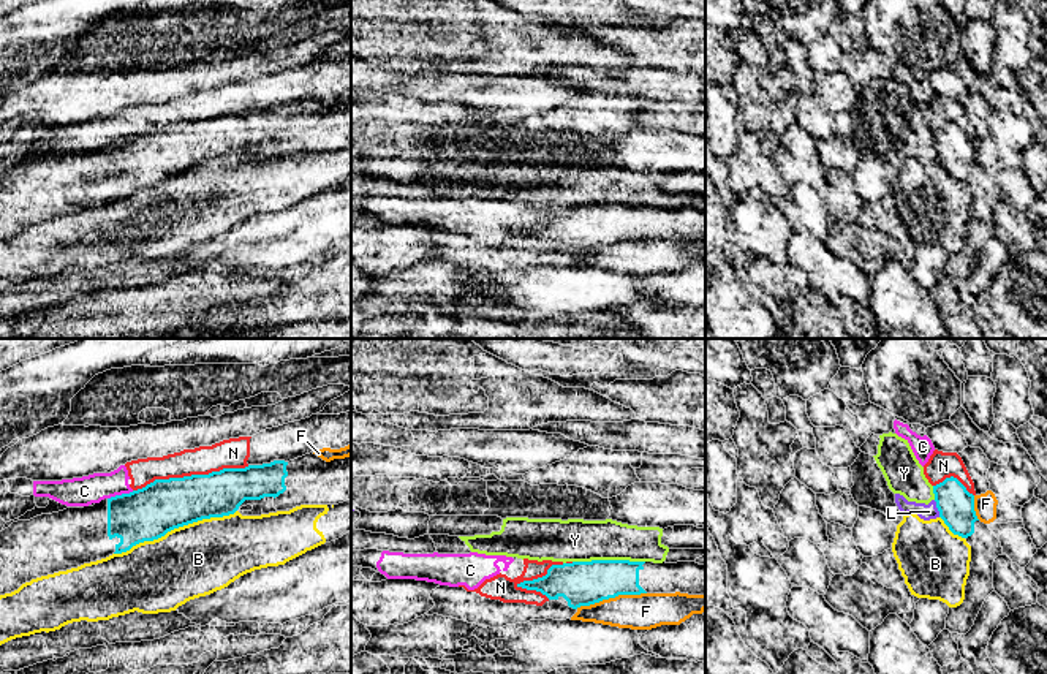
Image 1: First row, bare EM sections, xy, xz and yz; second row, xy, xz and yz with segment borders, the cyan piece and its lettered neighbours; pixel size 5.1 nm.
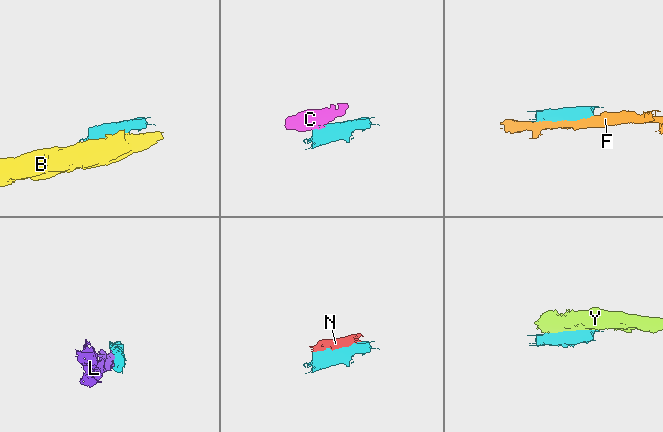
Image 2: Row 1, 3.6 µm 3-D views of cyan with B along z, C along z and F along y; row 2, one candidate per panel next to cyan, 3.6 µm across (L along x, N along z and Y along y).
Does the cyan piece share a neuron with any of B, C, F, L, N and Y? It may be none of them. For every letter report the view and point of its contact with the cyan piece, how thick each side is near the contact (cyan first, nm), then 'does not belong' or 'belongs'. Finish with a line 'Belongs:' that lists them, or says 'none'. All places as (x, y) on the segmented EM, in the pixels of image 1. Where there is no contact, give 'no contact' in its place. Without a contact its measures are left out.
B: xy (174, 527) | 260/360 nm | does not belong
C: xy (122, 494) | 260/150 nm | does not belong
F: xz (611, 597) | 220/190 nm | does not belong
L: yz (937, 507) | 190/80 nm | does not belong
N: xy (192, 475) | 260/150 nm | does not belong
Y: xz (608, 560) | 220/220 nm | does not belong
Belongs: none

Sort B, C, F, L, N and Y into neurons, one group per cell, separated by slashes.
B / C N / F / L Y

